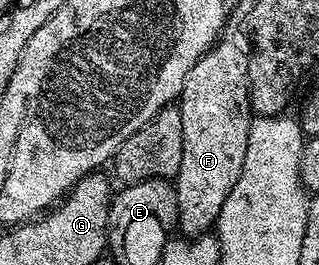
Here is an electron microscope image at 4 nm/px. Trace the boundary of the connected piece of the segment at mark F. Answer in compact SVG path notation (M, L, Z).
M221 37L196 62L186 77L186 85L178 100L182 113L182 165L174 180L178 231L181 236L200 237L211 232L222 209L228 206L230 189L234 189L234 185L238 185L238 177L242 177L242 161L246 161L246 145L254 118L248 90L248 57L249 52L240 48L238 40Z

